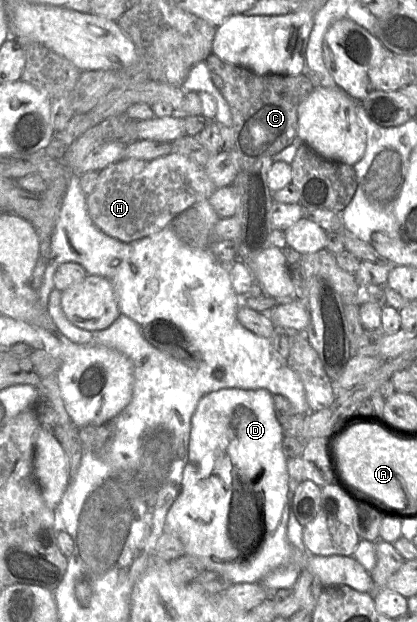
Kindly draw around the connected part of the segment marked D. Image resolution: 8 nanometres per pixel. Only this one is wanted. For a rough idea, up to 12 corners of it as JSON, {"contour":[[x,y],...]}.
{"contour":[[221,389],[191,419],[166,516],[232,584],[292,560],[273,394]]}

